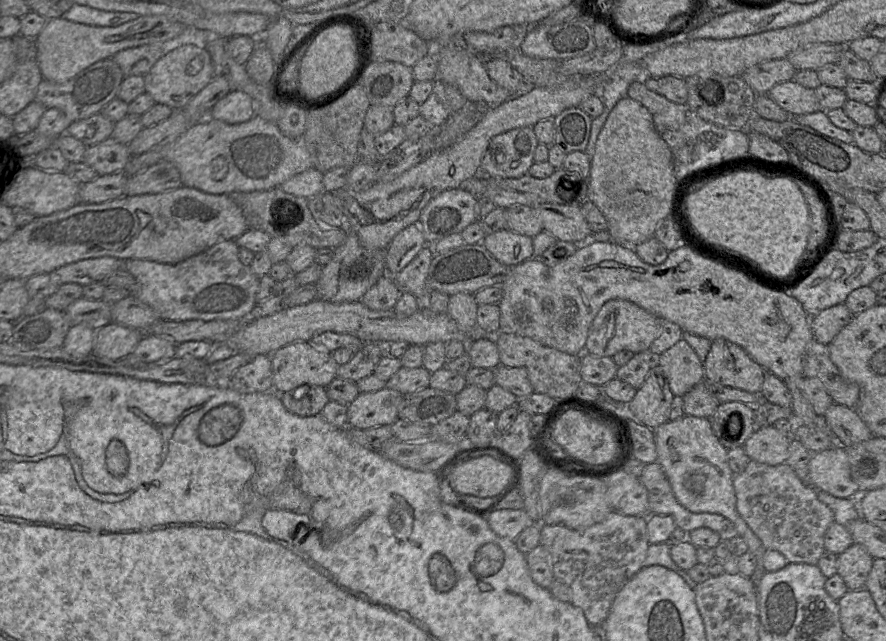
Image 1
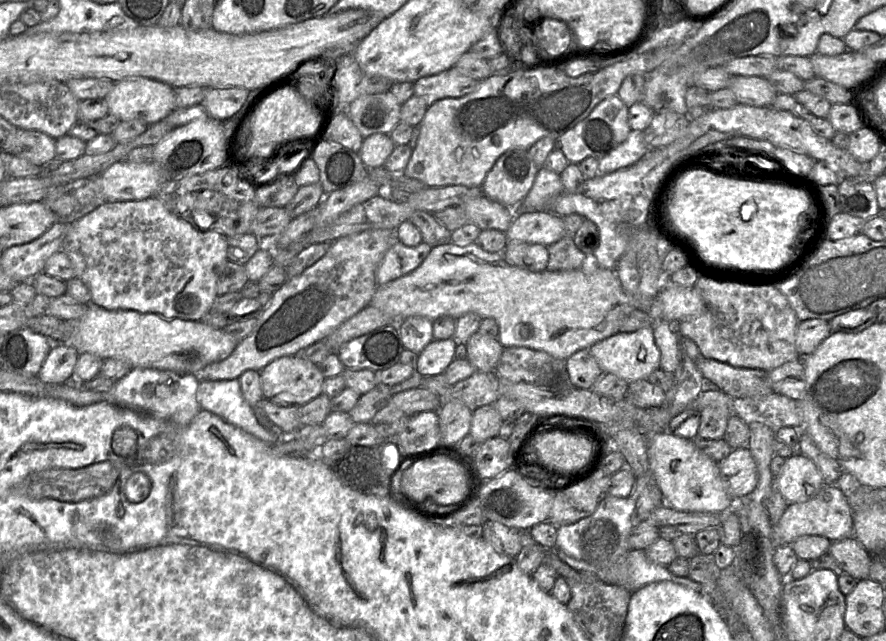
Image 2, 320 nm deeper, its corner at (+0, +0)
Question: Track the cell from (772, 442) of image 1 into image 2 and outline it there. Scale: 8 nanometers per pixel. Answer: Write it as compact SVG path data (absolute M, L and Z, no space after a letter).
M748 447L733 449L727 458L719 462L719 469L721 476L727 483L729 492L735 501L747 497L757 486L757 468Z

